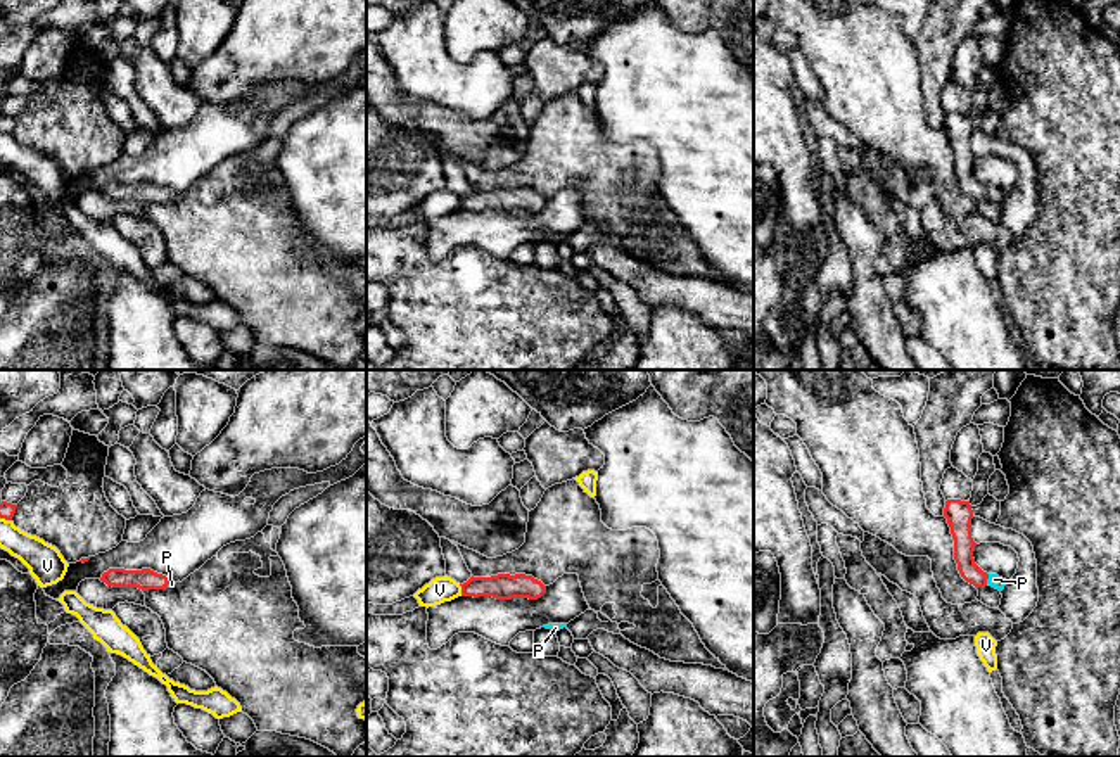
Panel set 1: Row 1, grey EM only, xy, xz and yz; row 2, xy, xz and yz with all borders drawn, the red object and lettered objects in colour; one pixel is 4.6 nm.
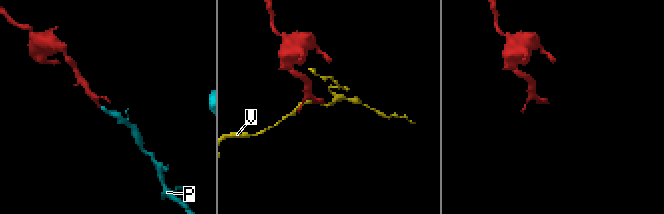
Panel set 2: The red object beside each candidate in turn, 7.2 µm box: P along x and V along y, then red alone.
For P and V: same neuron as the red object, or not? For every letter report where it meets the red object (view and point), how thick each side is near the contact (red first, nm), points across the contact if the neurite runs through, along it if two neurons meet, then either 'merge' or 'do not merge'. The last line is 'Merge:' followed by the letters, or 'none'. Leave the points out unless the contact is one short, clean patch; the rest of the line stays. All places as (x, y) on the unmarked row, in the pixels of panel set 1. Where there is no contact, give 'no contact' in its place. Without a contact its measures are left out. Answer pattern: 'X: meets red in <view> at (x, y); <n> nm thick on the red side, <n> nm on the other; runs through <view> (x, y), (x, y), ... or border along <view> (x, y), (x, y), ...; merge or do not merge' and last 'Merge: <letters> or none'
P: meets red in yz at (987, 190); 100 nm thick on the red side, 60 nm on the other; runs through yz (961, 144), (965, 175), (987, 190), (994, 192); merge
V: meets red in xz at (462, 203); 130 nm thick on the red side, 120 nm on the other; do not merge
Merge: P

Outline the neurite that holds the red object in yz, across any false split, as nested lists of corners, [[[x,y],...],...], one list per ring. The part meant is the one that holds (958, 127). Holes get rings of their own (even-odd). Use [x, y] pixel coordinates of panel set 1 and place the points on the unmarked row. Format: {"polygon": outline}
{"polygon": [[[947,112],[944,130],[947,131],[947,137],[951,140],[951,147],[954,152],[954,173],[958,176],[961,190],[966,195],[973,197],[977,202],[989,197],[1002,204],[1008,194],[999,190],[997,187],[983,185],[975,176],[973,164],[977,156],[971,150],[973,123],[970,114]]]}

